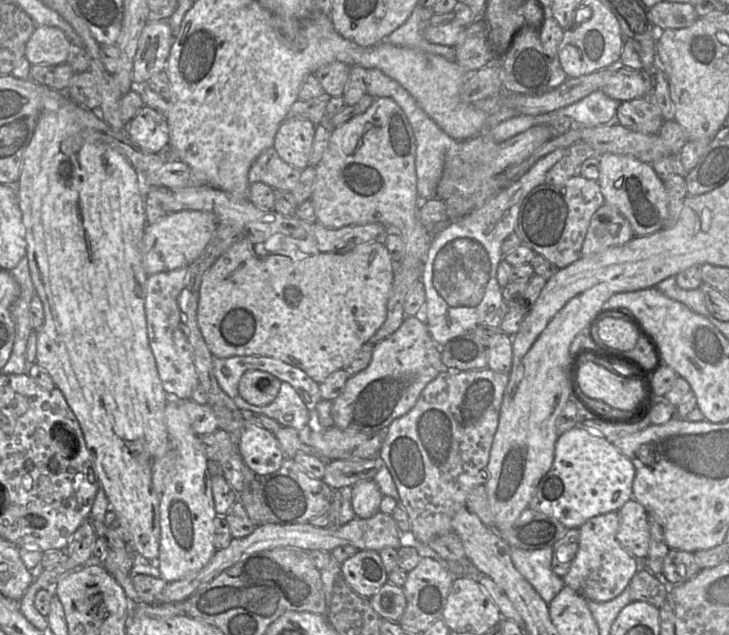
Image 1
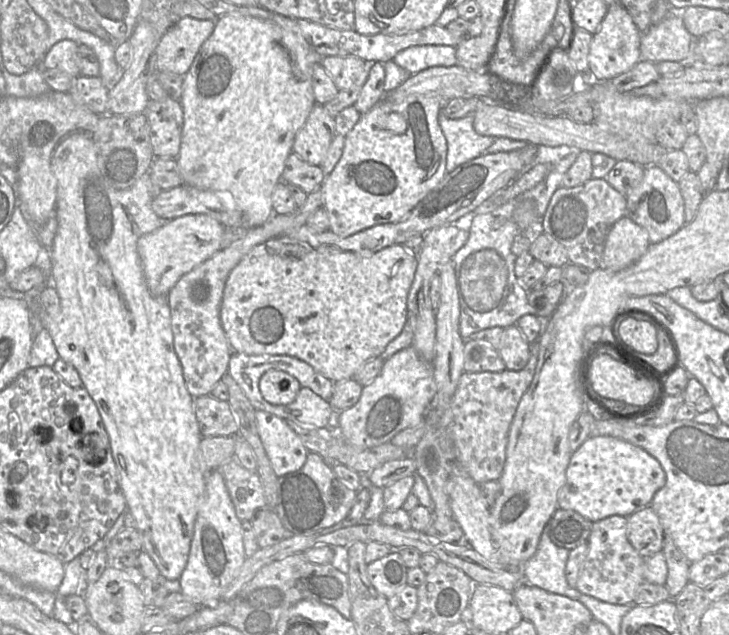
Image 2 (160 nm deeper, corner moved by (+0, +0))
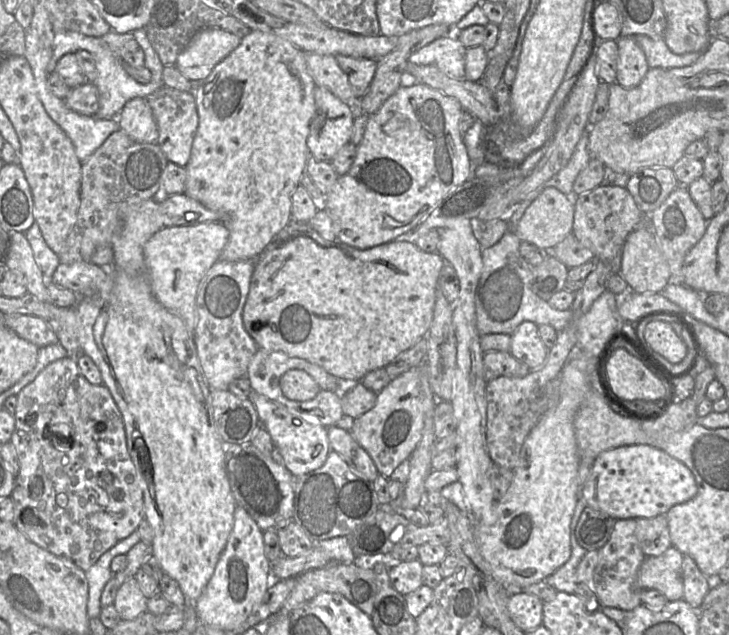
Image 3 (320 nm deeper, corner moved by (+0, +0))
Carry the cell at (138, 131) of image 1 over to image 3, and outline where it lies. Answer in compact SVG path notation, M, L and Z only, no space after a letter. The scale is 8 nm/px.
M164 85L147 99L159 132L157 144L170 162L185 167L190 160L193 140L199 125L194 94Z

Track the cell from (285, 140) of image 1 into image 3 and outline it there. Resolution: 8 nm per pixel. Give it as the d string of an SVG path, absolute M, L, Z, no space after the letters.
M316 86L314 98L316 114L310 124L307 146L311 157L330 162L351 141L357 110L353 104L343 102L325 87Z

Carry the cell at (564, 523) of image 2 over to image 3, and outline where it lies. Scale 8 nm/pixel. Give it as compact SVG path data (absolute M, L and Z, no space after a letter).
M586 507L581 513L573 534L587 551L601 549L610 539L616 519L604 512Z

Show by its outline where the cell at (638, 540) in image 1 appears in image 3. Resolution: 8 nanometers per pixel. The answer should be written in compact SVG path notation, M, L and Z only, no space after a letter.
M659 515L653 518L634 518L634 519L637 520L636 536L639 545L646 557L659 556L672 546L666 515Z

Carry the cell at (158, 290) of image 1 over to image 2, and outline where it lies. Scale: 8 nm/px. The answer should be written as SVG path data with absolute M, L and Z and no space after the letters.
M320 188L308 194L305 203L290 214L273 214L263 225L248 229L240 239L222 247L210 258L187 272L166 295L171 312L174 349L180 360L185 384L194 397L208 395L224 374L234 351L220 320L220 305L225 282L232 269L256 245L295 232L306 224L309 215L321 208Z

